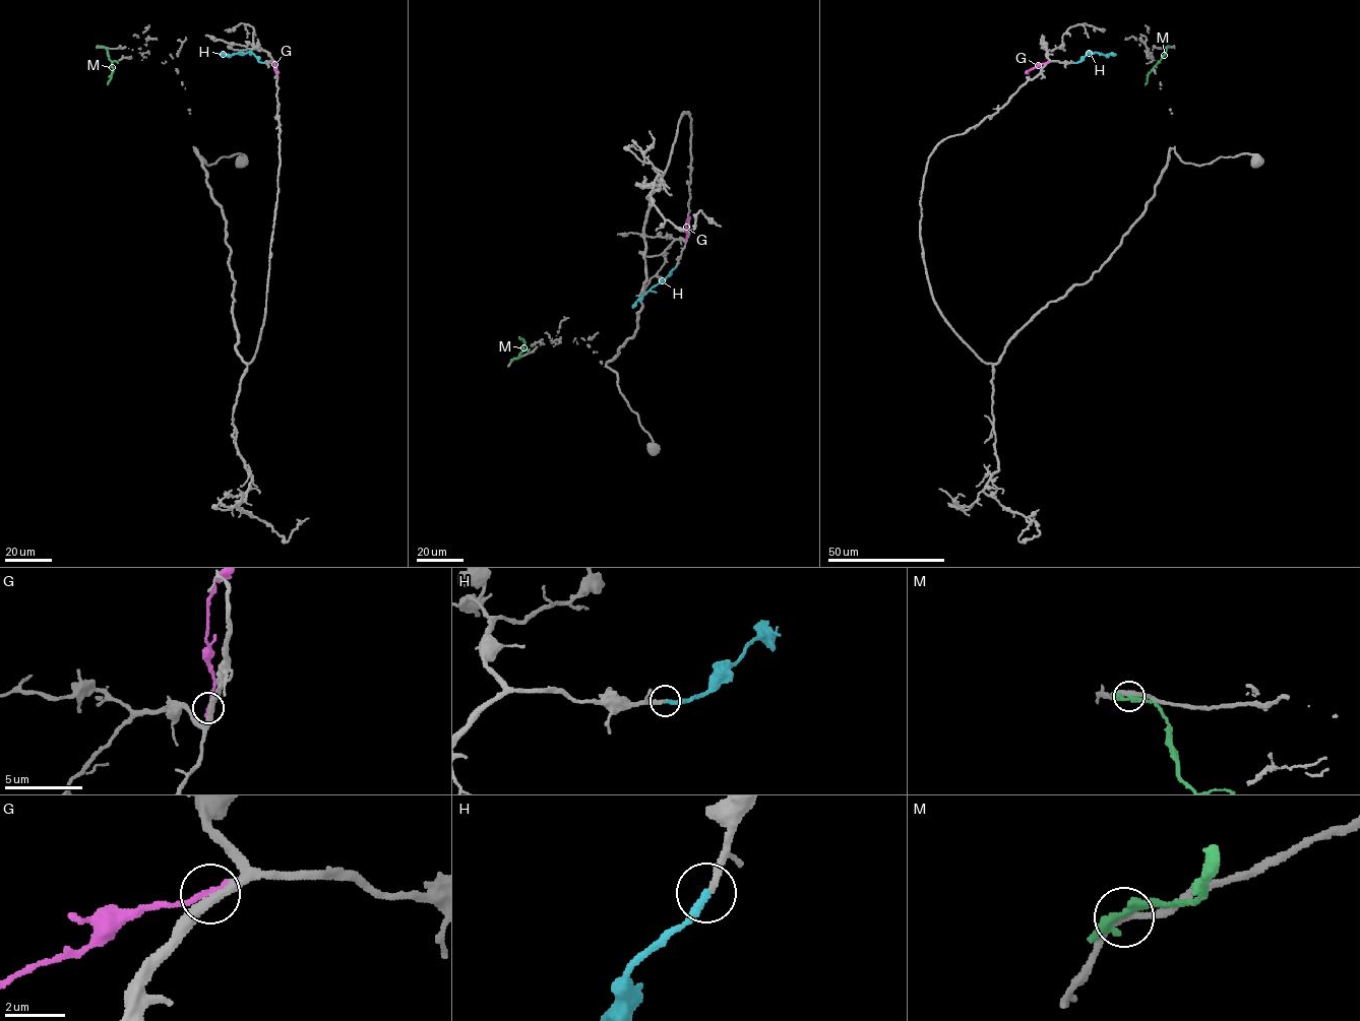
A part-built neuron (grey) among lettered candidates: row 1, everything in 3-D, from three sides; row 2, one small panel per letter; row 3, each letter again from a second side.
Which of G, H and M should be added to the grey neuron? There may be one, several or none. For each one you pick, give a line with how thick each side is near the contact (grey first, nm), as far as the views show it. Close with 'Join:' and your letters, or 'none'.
H: Thickness 240 nm (grey) against 280 nm
Join: H

